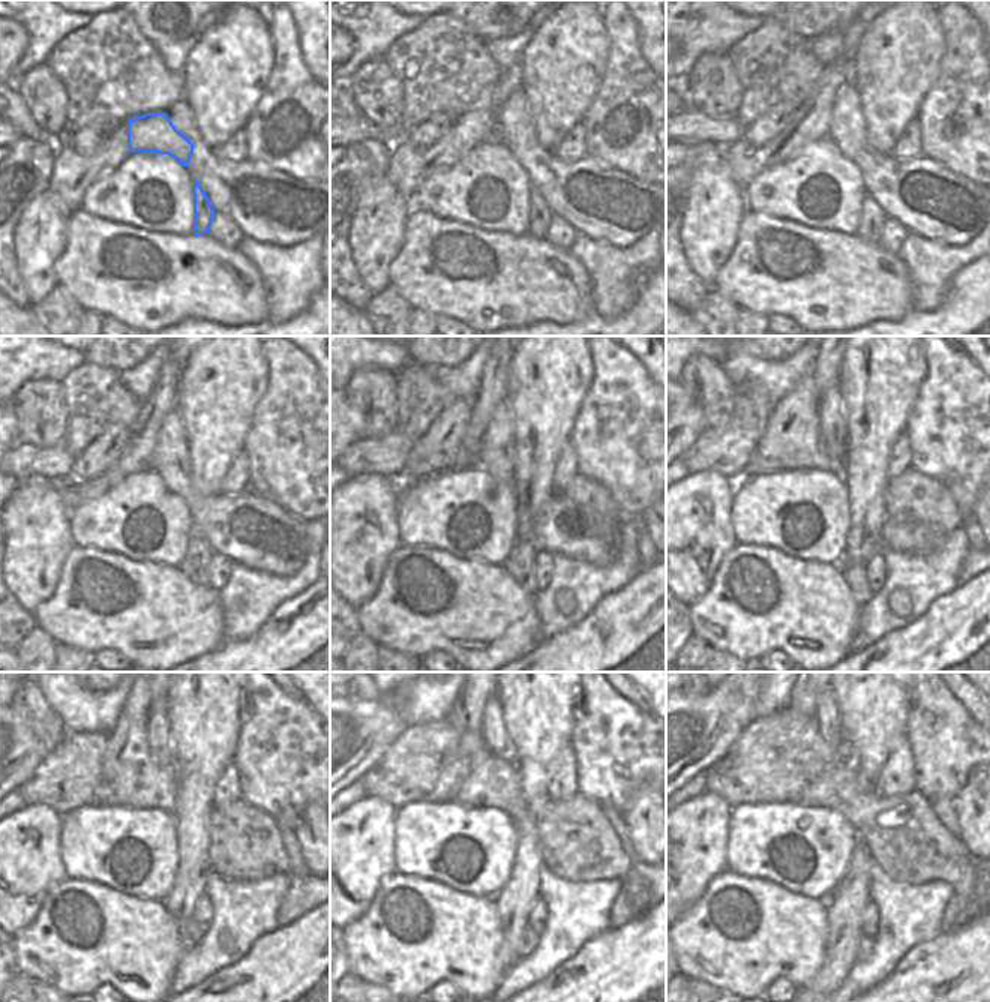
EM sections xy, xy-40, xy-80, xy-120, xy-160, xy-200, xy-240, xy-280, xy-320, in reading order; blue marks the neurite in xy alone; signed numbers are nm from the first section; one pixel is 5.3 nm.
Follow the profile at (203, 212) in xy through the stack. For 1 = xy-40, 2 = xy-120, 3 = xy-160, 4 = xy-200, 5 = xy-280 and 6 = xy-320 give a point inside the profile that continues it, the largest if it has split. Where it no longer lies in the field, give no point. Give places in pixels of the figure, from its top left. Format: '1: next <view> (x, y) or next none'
1: next xy-40 (539, 212)
2: next xy-120 (195, 564)
3: next xy-160 (521, 563)
4: next xy-200 (854, 573)
5: next xy-280 (530, 939)
6: next xy-320 (866, 945)

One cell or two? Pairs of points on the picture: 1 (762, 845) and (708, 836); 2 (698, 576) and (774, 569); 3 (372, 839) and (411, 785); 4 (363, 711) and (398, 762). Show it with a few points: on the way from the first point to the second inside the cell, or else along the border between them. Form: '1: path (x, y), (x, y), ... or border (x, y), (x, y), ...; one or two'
1: border (731, 809), (726, 867); two
2: border (734, 545), (722, 558), (710, 587), (693, 603); two
3: border (365, 795), (377, 795), (395, 810); two
4: border (407, 728), (365, 774); two

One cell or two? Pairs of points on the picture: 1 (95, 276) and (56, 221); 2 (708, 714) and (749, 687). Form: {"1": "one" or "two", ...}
{"1": "two", "2": "one"}

